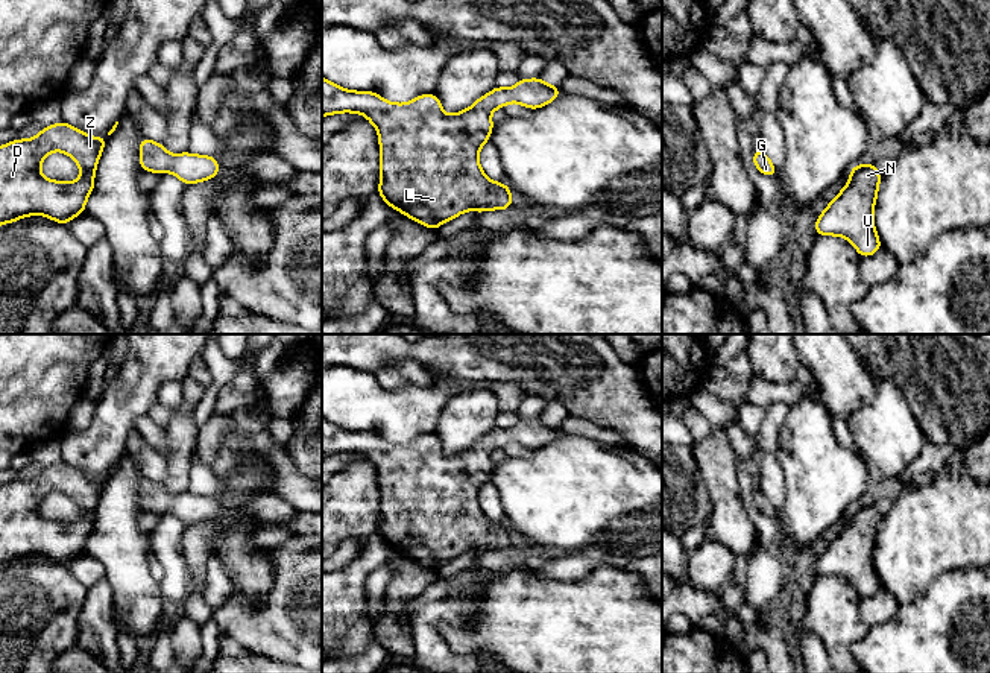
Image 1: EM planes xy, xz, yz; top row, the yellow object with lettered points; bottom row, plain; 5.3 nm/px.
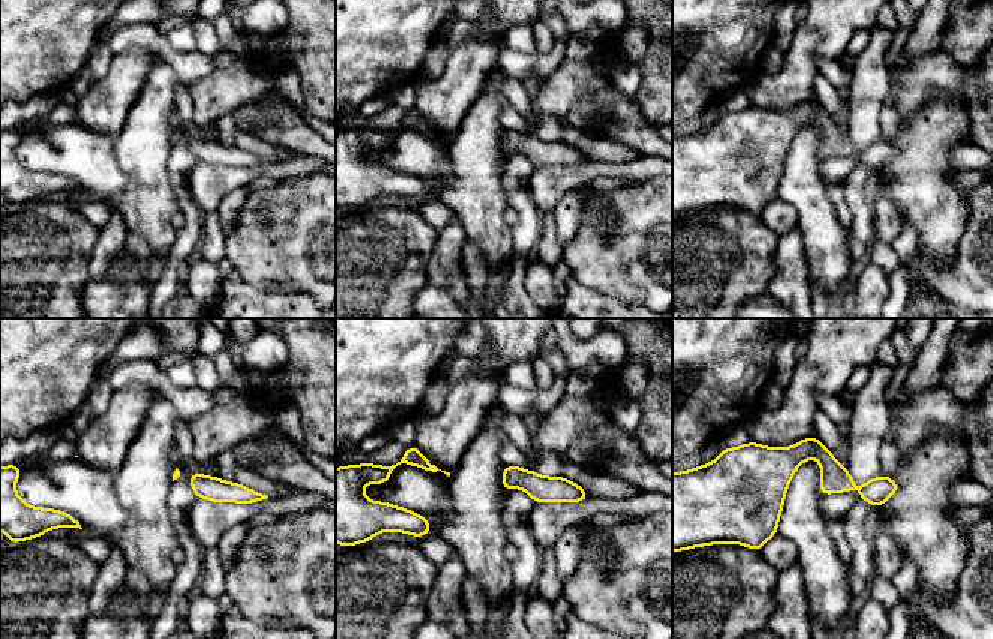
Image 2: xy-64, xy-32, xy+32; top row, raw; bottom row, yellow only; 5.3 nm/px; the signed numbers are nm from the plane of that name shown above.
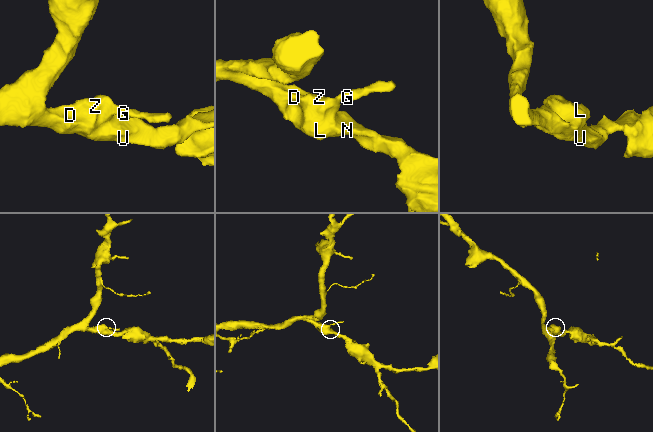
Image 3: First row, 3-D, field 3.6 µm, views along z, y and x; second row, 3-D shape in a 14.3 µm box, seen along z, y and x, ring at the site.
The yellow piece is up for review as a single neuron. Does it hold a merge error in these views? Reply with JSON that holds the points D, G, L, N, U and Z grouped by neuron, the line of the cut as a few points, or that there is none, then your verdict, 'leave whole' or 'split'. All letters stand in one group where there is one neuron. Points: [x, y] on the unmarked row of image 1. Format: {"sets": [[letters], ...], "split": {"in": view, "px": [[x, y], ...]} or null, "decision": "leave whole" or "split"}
{"sets": [["D", "G", "L", "N", "U", "Z"]], "split": null, "decision": "leave whole"}

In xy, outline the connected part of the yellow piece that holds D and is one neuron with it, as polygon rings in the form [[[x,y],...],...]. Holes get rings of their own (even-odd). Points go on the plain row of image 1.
[[[64,460],[46,466],[36,477],[29,480],[14,480],[0,486],[0,565],[20,561],[32,555],[43,555],[52,561],[67,565],[73,558],[85,553],[85,542],[94,529],[94,512],[106,485],[108,477],[115,471],[118,462],[103,479],[91,477]],[[55,491],[70,495],[80,509],[76,523],[61,523],[46,520],[39,506],[43,500]]]

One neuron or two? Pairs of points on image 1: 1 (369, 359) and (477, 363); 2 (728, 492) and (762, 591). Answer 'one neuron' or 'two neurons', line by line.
1: one neuron
2: two neurons

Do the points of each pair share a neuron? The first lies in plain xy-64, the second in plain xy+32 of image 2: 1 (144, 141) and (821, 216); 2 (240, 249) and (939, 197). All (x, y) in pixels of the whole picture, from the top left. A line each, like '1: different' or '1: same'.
1: same
2: different

